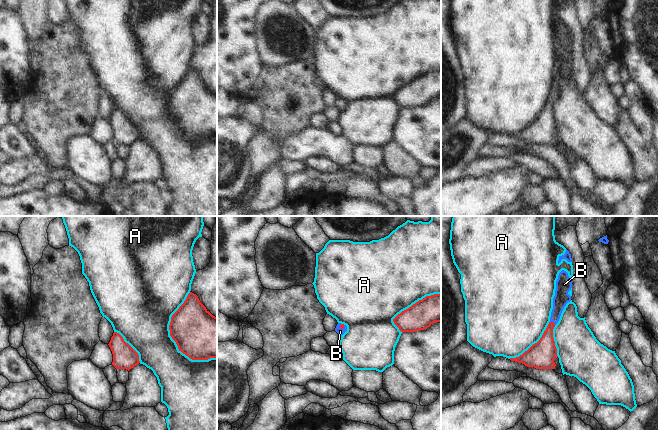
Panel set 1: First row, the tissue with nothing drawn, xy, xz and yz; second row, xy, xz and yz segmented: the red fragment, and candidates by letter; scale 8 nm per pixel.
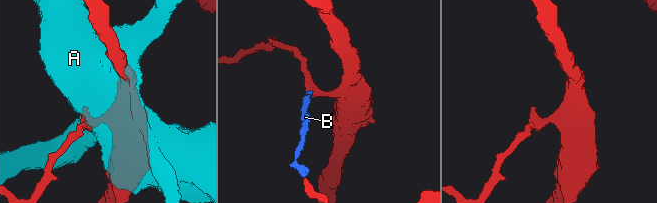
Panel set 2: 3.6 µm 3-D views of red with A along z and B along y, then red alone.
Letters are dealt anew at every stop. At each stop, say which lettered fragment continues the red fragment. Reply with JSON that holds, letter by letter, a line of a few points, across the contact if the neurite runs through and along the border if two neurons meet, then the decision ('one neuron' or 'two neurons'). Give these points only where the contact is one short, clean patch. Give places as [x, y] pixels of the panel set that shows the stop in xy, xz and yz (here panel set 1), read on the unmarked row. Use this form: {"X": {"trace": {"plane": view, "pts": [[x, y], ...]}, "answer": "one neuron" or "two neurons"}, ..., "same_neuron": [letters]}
{"A": {"answer": "two neurons"}, "B": {"trace": {"plane": "yz", "pts": [[544, 127], [549, 104], [553, 98], [561, 74]]}, "answer": "one neuron"}, "same_neuron": ["B"]}

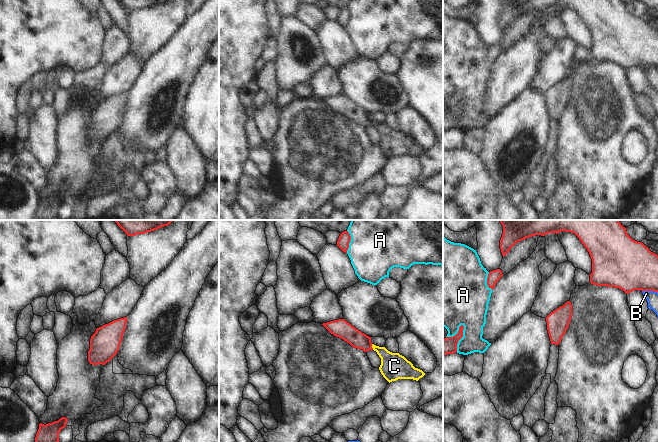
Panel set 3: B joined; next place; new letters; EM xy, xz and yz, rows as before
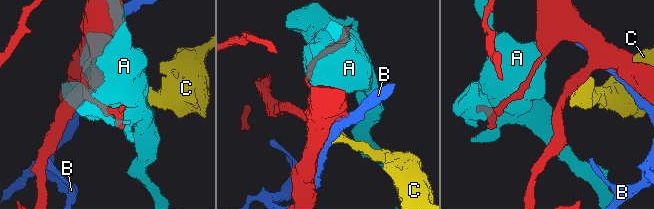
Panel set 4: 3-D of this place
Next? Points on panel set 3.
{"A": {"answer": "two neurons"}, "B": {"answer": "two neurons"}, "C": {"trace": {"plane": "xz", "pts": [[371, 120], [373, 125]]}, "answer": "two neurons"}, "same_neuron": []}

